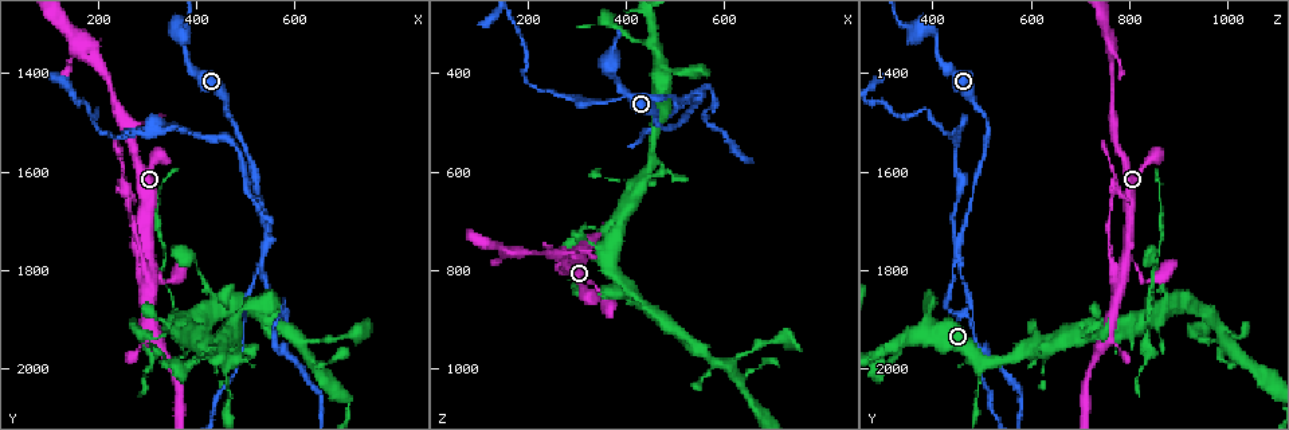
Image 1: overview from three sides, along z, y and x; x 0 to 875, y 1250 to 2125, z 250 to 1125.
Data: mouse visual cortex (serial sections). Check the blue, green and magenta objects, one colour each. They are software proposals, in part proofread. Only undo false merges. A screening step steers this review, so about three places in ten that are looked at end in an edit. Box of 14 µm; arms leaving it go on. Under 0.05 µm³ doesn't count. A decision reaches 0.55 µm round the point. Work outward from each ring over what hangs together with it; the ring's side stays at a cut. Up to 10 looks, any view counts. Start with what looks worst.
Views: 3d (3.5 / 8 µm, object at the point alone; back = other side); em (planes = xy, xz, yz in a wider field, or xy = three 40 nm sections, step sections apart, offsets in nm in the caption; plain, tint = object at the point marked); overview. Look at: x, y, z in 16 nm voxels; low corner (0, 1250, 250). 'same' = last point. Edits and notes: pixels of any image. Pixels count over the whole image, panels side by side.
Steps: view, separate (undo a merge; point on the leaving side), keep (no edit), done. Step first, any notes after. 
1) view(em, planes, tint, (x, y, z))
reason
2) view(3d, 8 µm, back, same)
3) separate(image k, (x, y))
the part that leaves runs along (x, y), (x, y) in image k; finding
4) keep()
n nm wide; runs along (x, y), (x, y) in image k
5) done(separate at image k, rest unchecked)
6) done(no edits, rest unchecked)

view(3d, 3.5 µm, (550, 1735, 450))
looks like a crossing

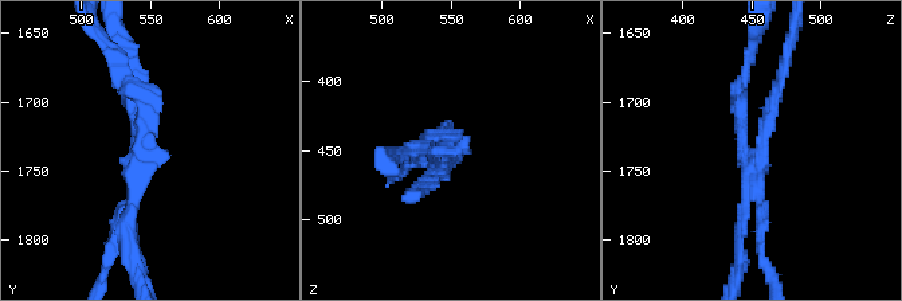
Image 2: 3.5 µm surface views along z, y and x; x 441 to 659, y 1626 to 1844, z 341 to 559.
view(em, xy, step 2, tint, (546, 1738, 450))
4 arms; arms of 150, 150, 150, 150 nm; shape alone is not enough

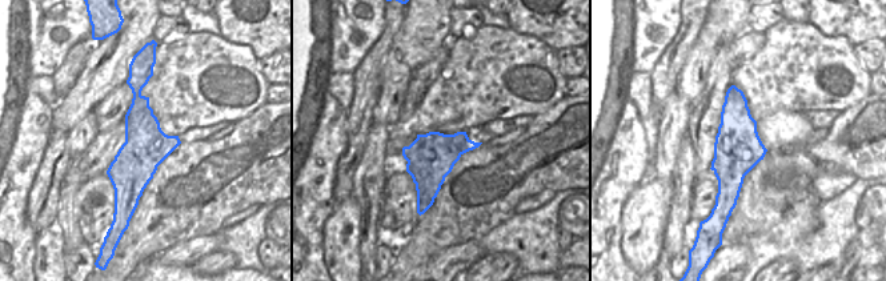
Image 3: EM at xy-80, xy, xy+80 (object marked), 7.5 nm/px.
separate(image 2, (156, 101))
border along (738, 112), (729, 137), (730, 211) in image 3; a second cell is stuck on

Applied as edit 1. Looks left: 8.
view(overview)
redraw

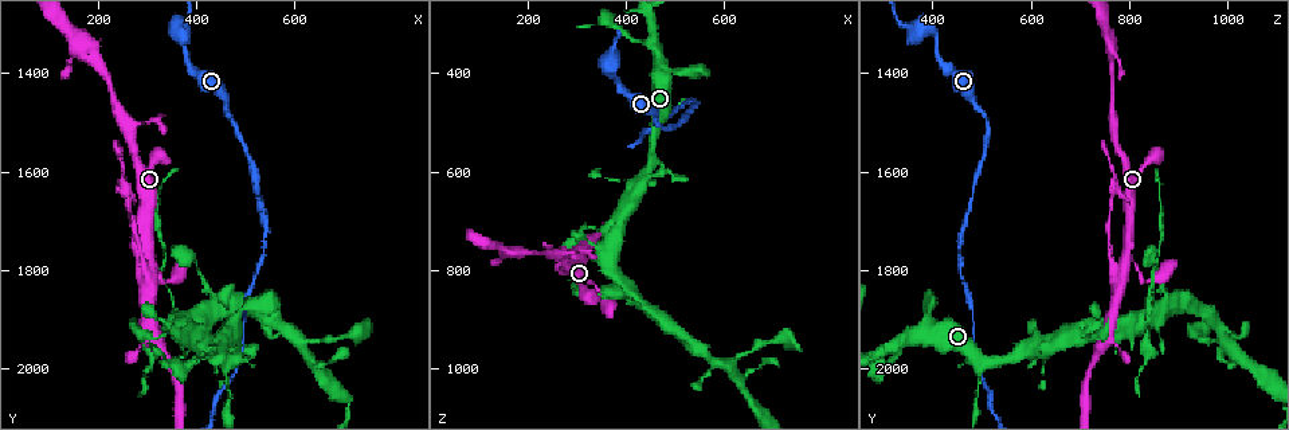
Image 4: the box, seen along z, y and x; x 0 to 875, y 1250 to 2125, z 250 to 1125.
view(3d, 3.5 µm, (210, 1385, 770))
two arms in line, one across

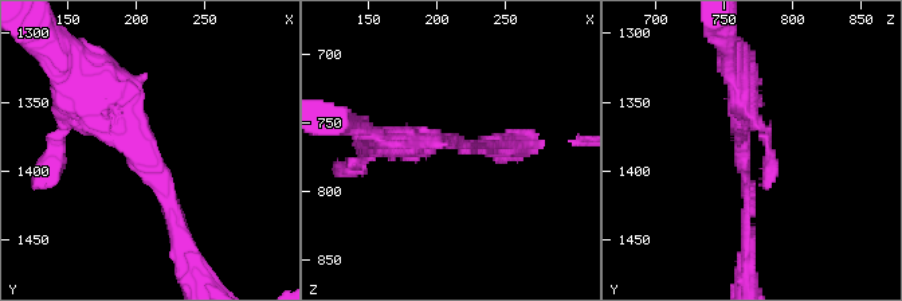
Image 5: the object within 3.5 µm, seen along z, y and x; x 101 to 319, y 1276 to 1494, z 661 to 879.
view(em, xy, step 1, tint, (208, 1392, 764))

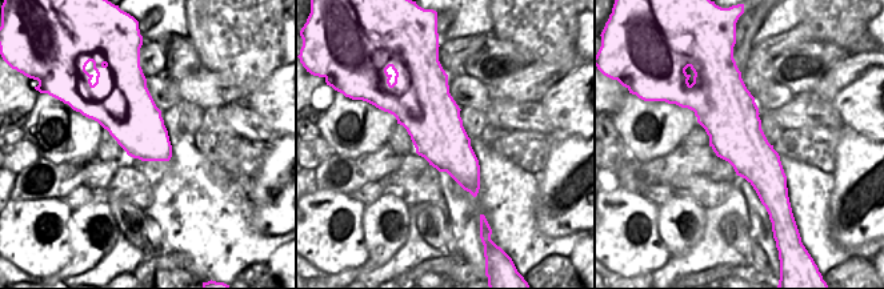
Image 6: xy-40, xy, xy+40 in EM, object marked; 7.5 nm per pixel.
keep()
arms of 150, 250, 300 nm; runs along (181, 234), (128, 110), (94, 86) in image 5; all the same cell

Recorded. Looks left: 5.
view(3d, 3.5 µm, (385, 1910, 820))
four-way junction

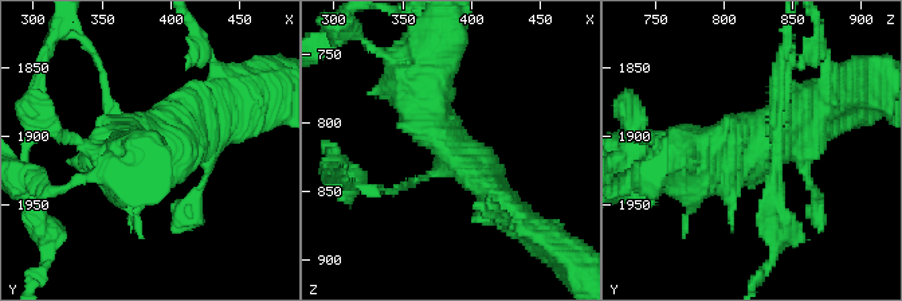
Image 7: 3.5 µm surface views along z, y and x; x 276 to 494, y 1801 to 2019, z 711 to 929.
view(em, xy, step 1, tint, (386, 1910, 824))

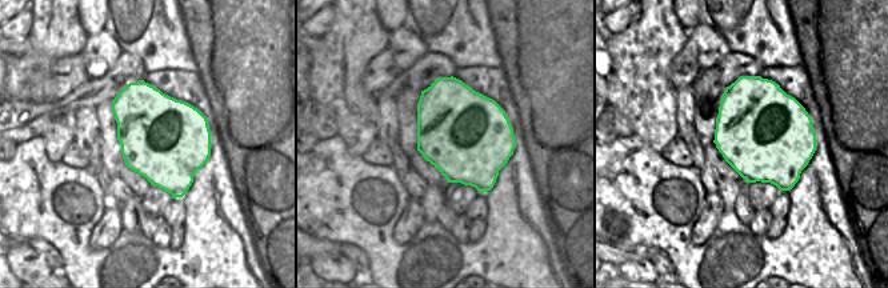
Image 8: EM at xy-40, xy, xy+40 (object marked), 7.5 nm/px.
separate(image 7, (785, 82))
the part that leaves runs along (777, 132), (795, 53), (787, 36) in image 7; two cells meet here

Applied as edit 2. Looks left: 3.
view(3d, 3.5 µm, (320, 1565, 850))
abrupt turn

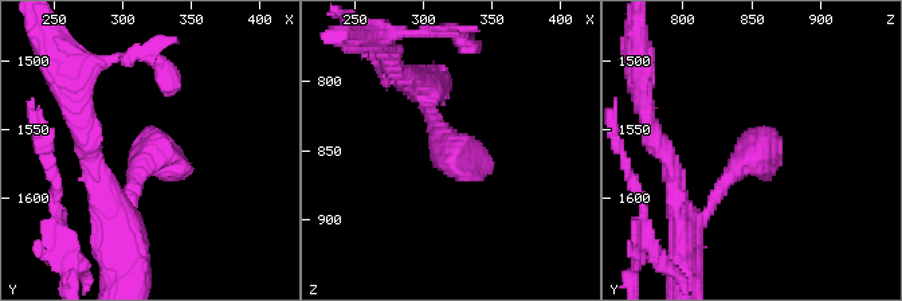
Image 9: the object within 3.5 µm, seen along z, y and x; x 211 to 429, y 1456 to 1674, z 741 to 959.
view(em, xy, step 2, tint, (322, 1568, 852))
now the EM

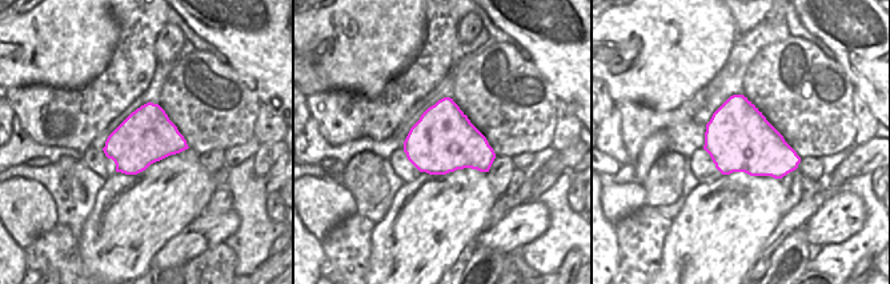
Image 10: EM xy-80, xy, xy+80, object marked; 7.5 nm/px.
view(em, xy, step 3, tint, same)

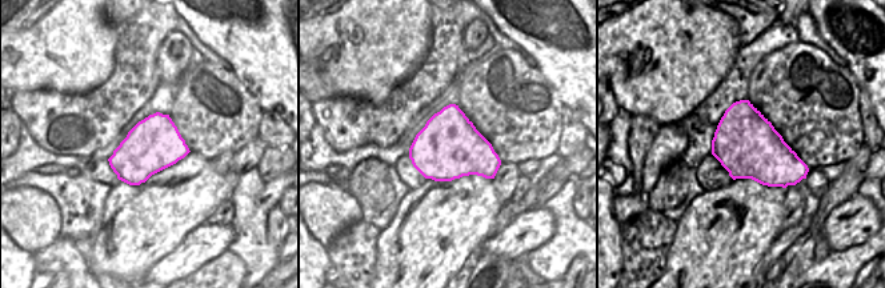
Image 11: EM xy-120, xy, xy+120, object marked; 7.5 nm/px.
keep()
480 nm wide; runs along (430, 90), (446, 148), (491, 169) in image 9; all the same cell

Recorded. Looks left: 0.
done(separate at image 2, separate at image 7, rest unchecked)

